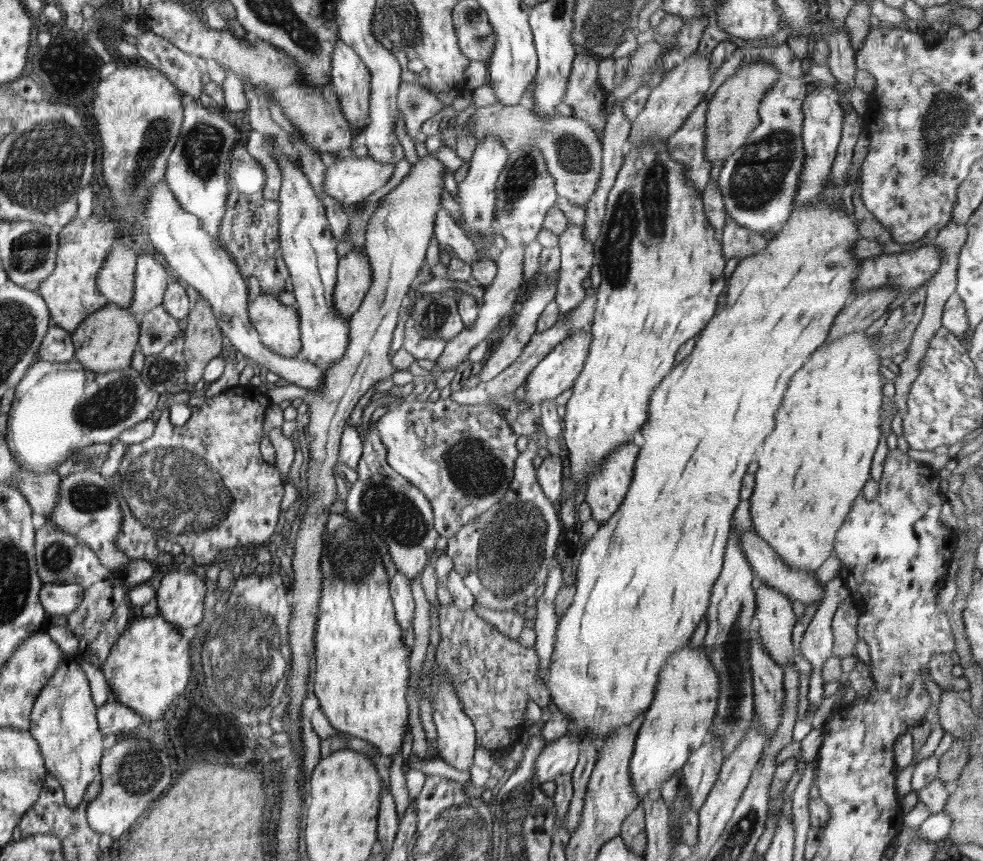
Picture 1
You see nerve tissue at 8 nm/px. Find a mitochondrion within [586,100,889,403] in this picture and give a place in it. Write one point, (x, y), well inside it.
(638, 221)

